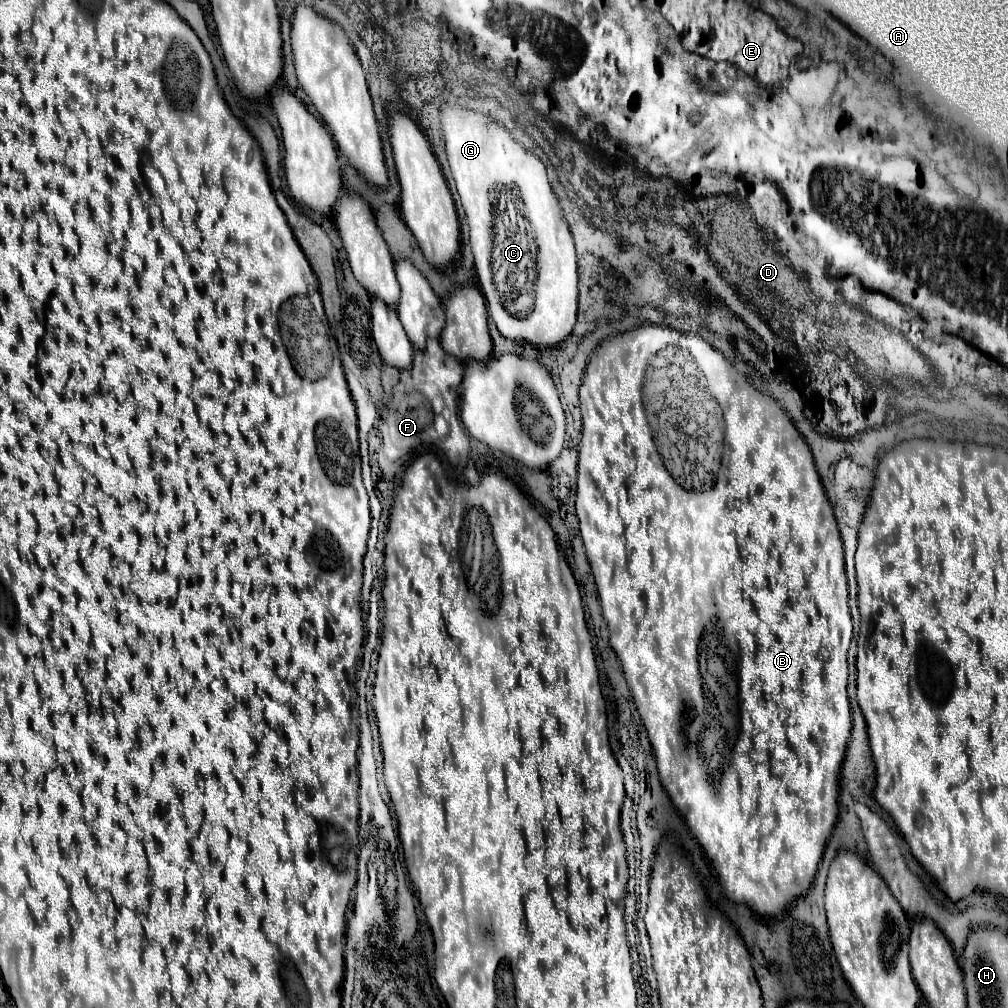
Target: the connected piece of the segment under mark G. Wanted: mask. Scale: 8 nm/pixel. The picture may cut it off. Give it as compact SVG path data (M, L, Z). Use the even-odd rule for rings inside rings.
M443 105L443 115L441 115L441 125L443 125L443 133L445 133L445 143L447 143L447 159L449 159L449 165L451 165L451 173L453 173L453 179L455 179L455 185L457 185L457 193L459 193L459 197L461 197L461 203L463 203L463 209L465 209L465 215L467 215L467 223L469 223L469 231L471 231L471 249L473 249L473 255L475 255L475 269L477 269L477 275L479 275L479 283L481 283L481 291L483 291L483 297L485 297L485 301L487 301L487 309L489 309L489 313L491 313L491 317L493 317L493 321L495 321L495 325L497 325L497 329L499 329L499 333L503 335L503 337L507 337L507 339L511 339L511 341L515 341L515 343L527 343L527 345L533 345L535 349L539 349L539 351L543 351L543 349L549 349L549 347L561 347L563 345L563 341L573 333L573 327L575 327L575 319L577 319L577 297L579 297L579 289L577 289L577 257L575 257L575 245L573 245L573 239L571 239L571 231L569 231L569 227L567 227L567 221L563 219L563 215L561 215L561 209L559 209L559 201L557 201L557 197L555 197L555 193L551 191L551 185L549 185L549 179L547 179L547 173L545 173L545 165L533 155L533 153L529 153L529 151L525 151L511 135L509 135L509 131L505 129L505 127L501 127L497 121L493 121L493 119L489 119L489 117L485 117L485 115L481 115L481 113L471 113L469 109L465 109L465 107L459 107L459 105ZM501 191L517 191L517 197L523 201L523 205L521 205L521 215L529 221L529 225L531 225L531 237L533 237L533 241L535 241L535 247L537 247L537 255L535 255L535 271L537 271L537 277L535 277L535 287L533 287L533 309L531 309L531 313L527 313L525 317L513 317L507 309L505 309L505 305L503 305L503 301L501 301L501 297L499 297L499 293L497 293L497 289L495 289L495 285L493 285L493 273L491 273L491 247L493 247L493 201L495 199L499 199L499 195L501 195Z

